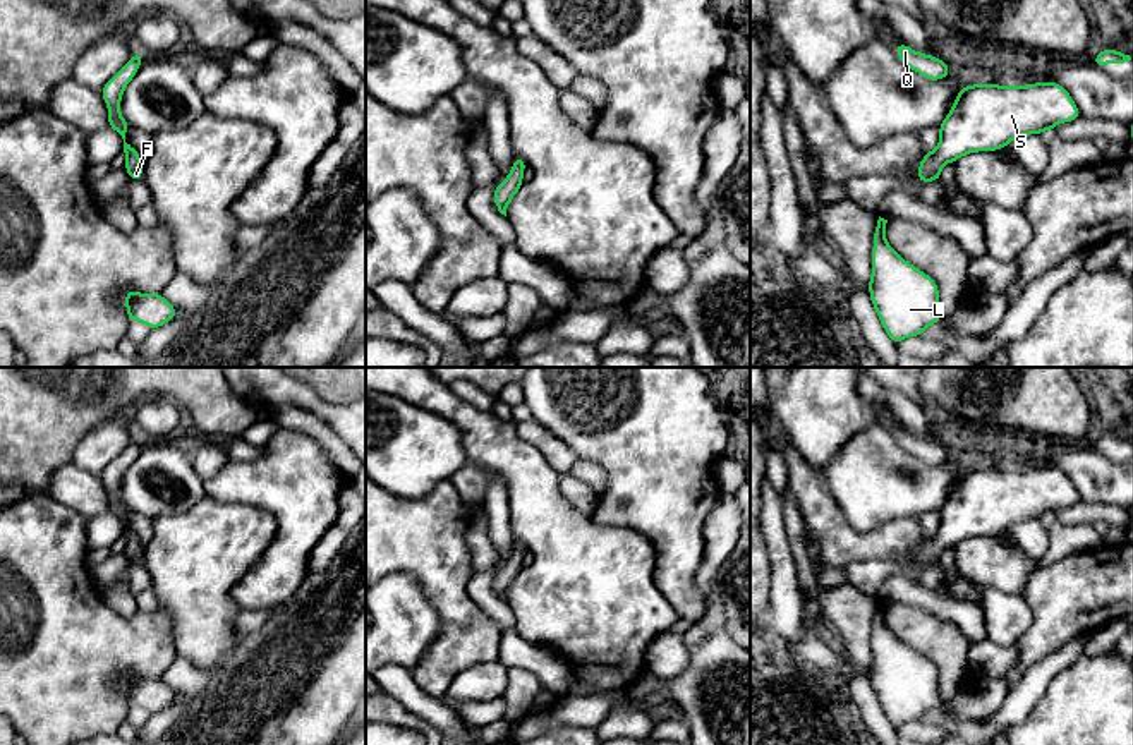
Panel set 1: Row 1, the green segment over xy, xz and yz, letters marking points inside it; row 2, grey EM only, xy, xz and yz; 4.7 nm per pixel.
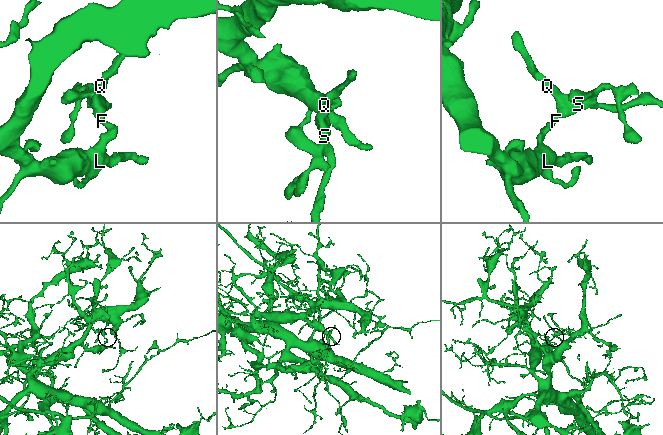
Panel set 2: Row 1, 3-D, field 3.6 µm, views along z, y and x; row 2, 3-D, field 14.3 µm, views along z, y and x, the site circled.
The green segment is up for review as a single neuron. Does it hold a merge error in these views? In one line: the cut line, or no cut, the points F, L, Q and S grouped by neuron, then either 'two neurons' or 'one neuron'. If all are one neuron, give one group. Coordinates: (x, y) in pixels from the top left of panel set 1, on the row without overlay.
no cut | F L Q S | one neuron

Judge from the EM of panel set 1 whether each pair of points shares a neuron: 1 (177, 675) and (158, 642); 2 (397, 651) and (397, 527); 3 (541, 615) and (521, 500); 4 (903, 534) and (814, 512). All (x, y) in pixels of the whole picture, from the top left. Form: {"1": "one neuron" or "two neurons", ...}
{"1": "two neurons", "2": "two neurons", "3": "one neuron", "4": "one neuron"}

